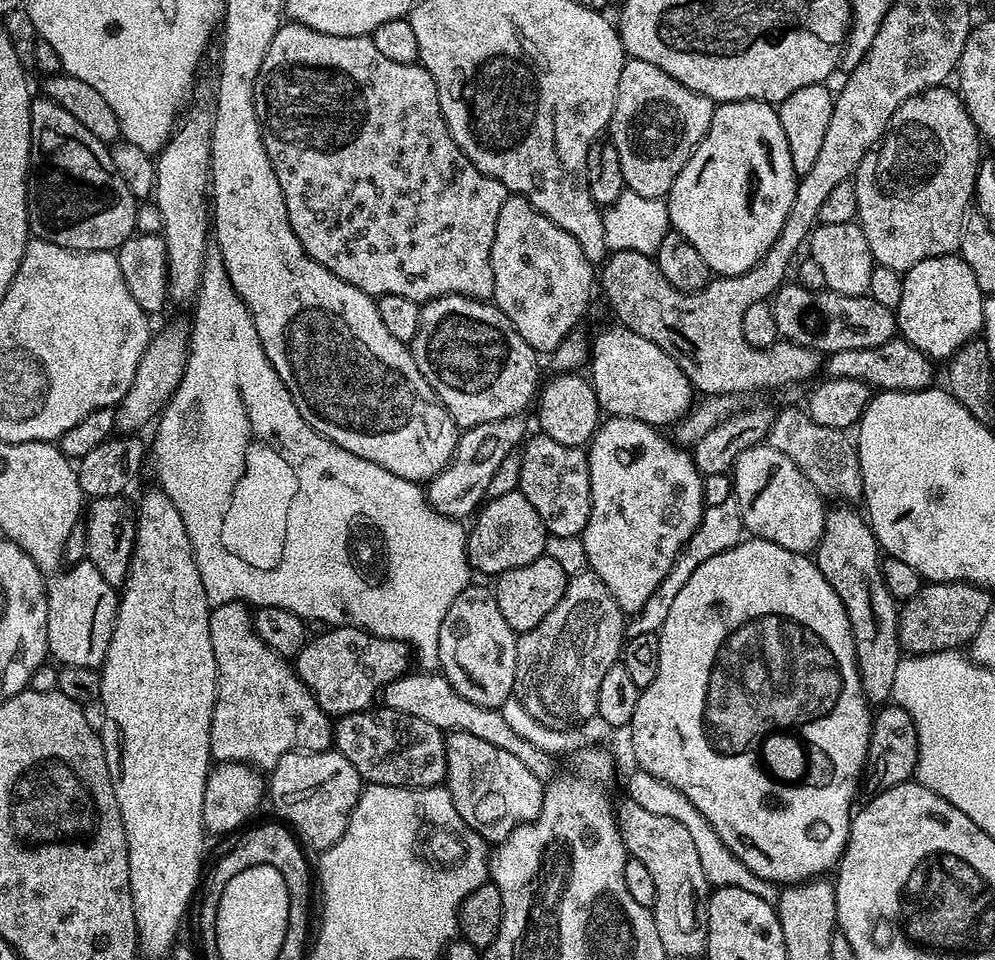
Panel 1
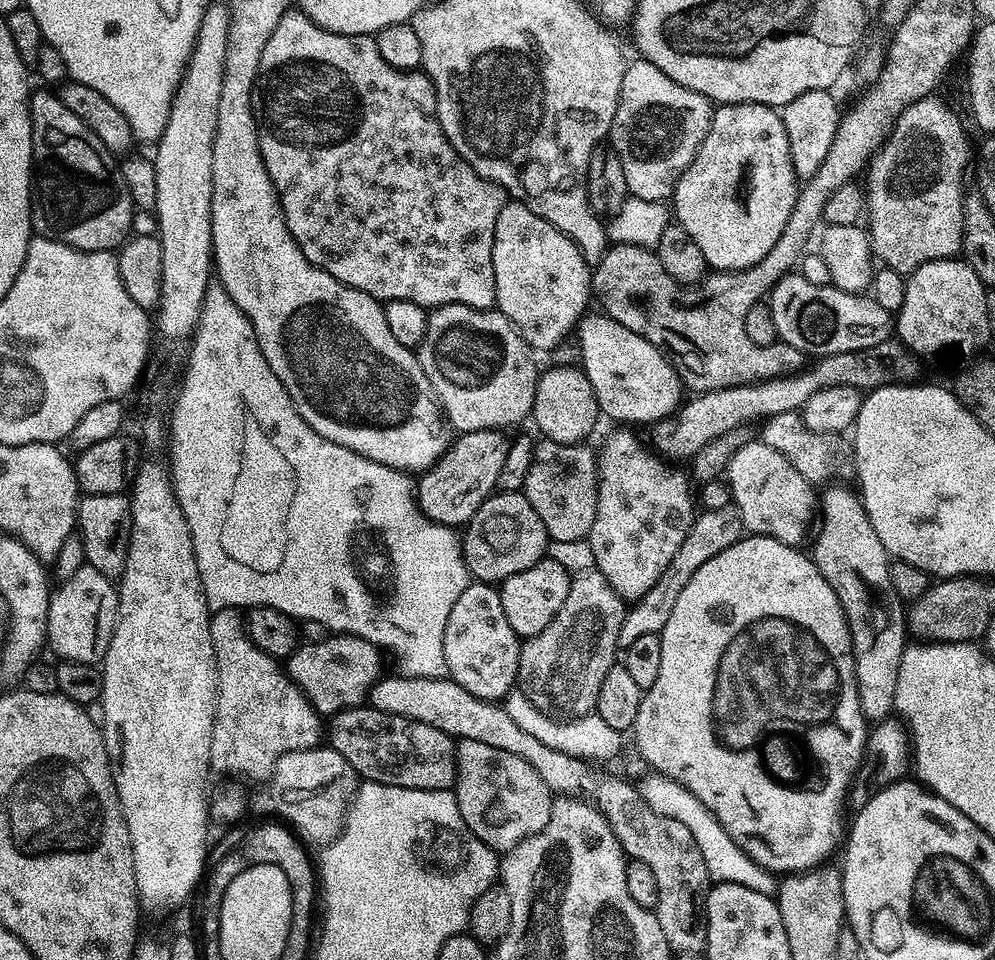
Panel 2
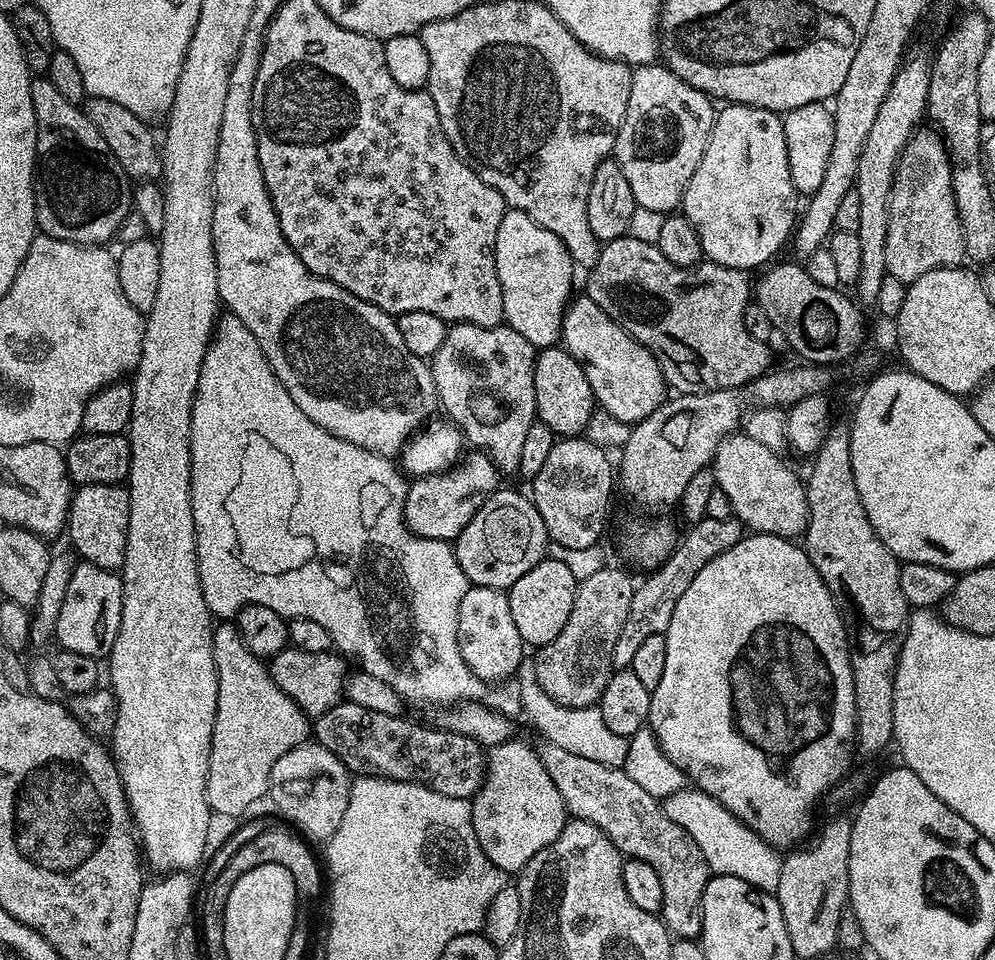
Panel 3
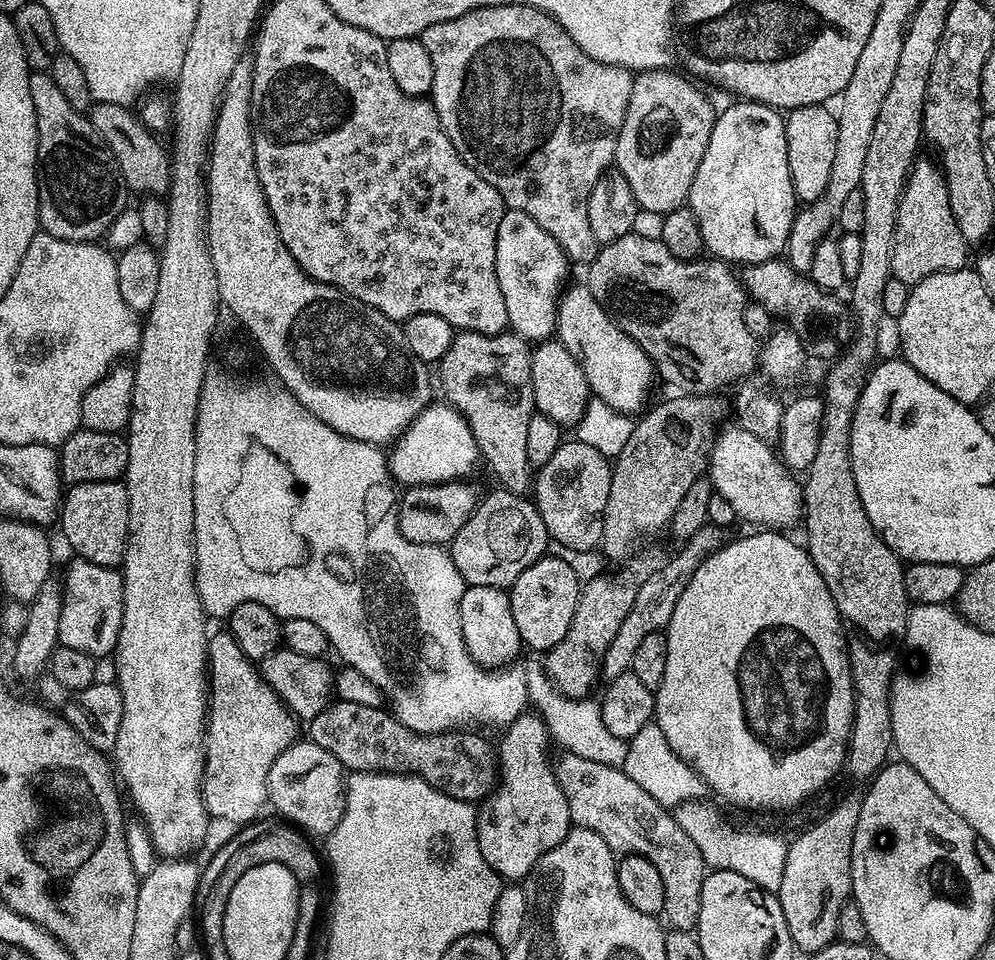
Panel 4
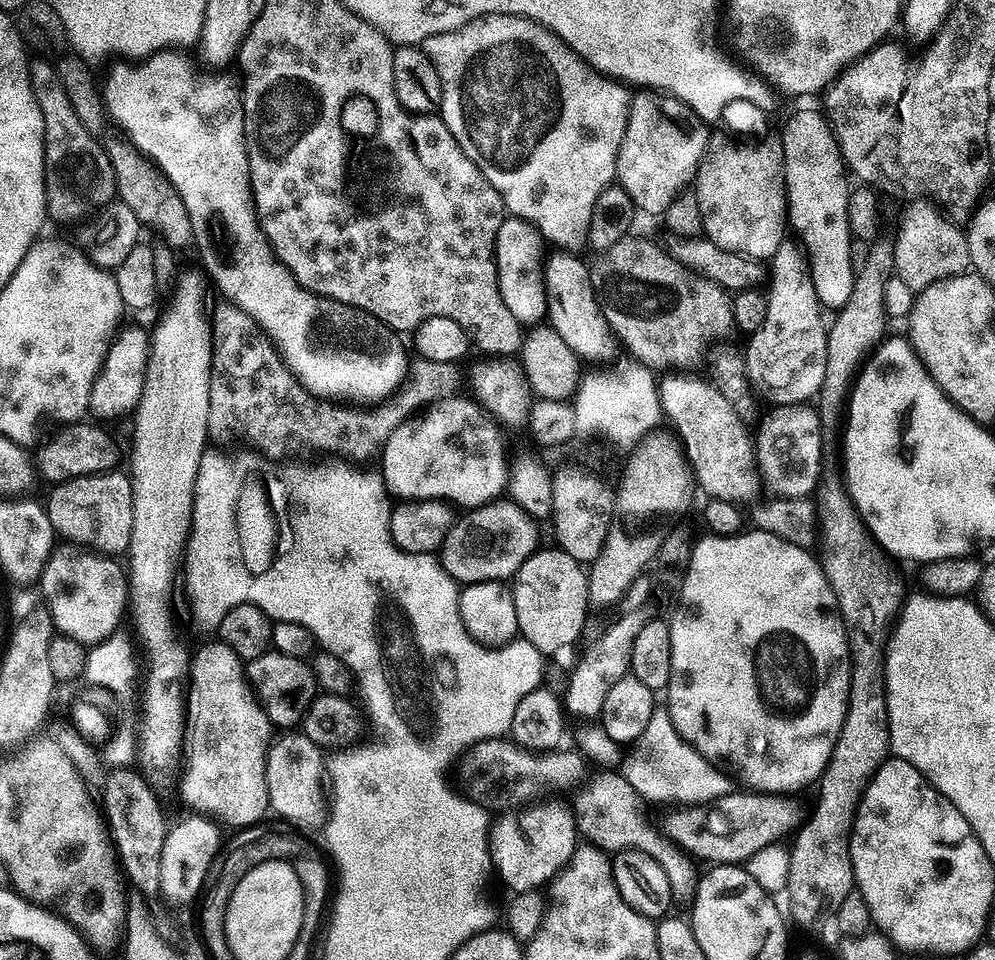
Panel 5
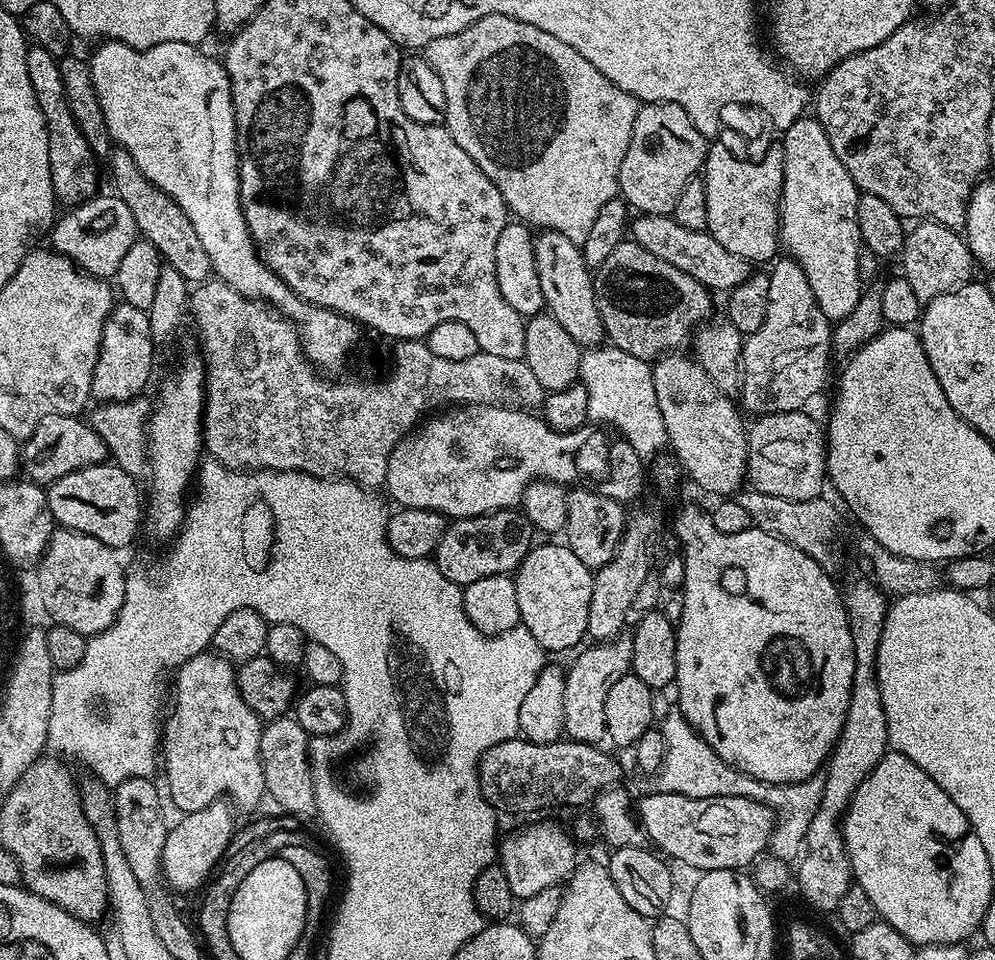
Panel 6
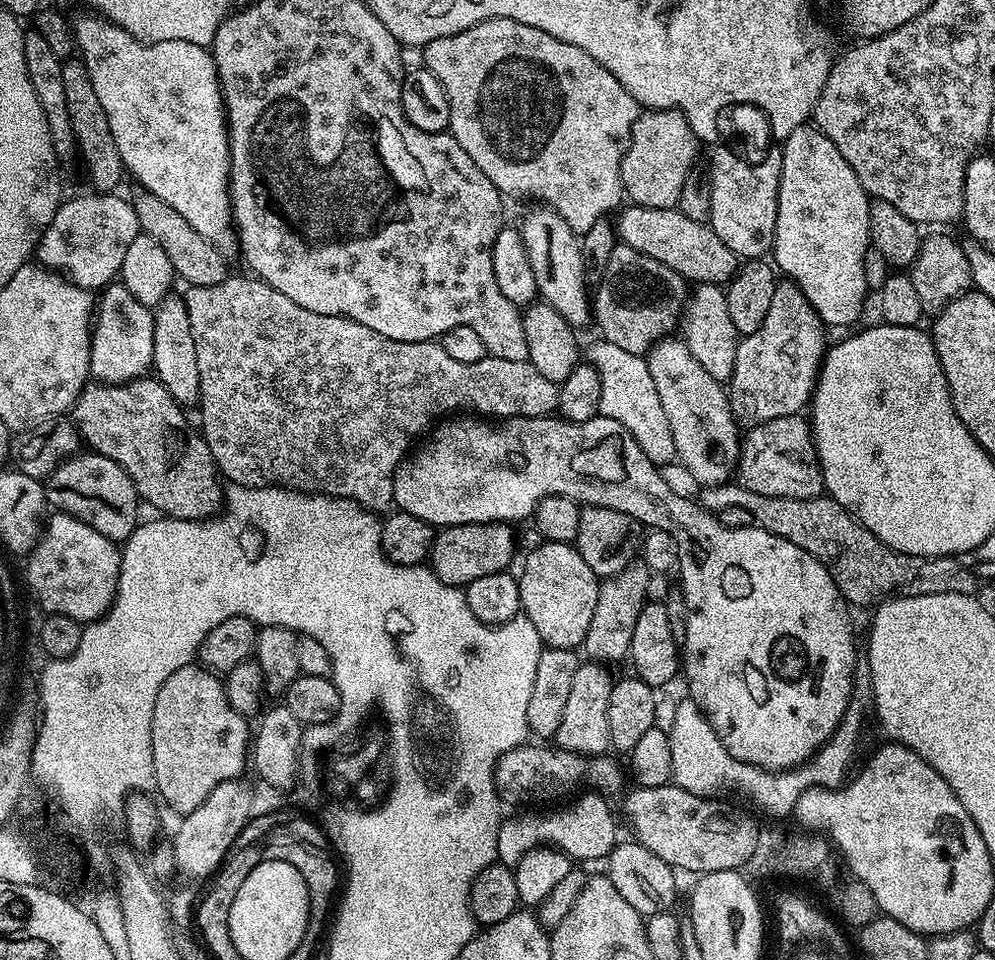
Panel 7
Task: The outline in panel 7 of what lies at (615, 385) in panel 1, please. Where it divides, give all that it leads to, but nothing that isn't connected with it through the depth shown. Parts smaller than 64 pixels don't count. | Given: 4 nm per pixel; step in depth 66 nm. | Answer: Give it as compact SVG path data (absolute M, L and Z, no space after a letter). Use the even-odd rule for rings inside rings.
M536 206L533 212L526 213L518 227L526 246L526 255L530 258L530 266L534 269L539 299L554 306L554 310L558 310L558 314L562 314L562 318L566 318L573 329L580 330L587 320L589 323L593 319L594 308L590 303L590 285L584 273L577 233L572 232L564 219L547 206Z

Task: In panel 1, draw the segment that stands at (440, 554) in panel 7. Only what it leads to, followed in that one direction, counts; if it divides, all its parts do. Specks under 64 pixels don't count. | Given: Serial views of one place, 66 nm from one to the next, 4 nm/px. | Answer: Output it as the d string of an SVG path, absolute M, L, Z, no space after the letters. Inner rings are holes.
M520 491L491 497L475 513L467 533L468 562L473 569L485 572L489 578L502 575L506 570L514 570L518 566L526 566L539 556L545 555L544 543L550 537L544 527L542 518Z

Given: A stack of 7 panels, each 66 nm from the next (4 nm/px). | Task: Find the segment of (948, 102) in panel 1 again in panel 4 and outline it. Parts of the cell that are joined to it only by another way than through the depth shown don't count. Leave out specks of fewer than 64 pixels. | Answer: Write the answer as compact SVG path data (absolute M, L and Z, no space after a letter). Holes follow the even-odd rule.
M913 167L898 206L898 222L892 243L892 275L914 285L930 278L930 274L953 272L969 263L970 246L958 230L958 222L950 210L950 194L939 167Z

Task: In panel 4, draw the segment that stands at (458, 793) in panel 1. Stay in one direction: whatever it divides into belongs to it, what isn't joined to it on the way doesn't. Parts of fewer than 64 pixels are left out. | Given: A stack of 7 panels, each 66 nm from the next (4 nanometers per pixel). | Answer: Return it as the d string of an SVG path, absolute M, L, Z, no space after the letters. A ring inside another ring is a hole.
M526 710L514 723L507 725L503 732L504 741L498 744L498 785L492 795L479 805L476 833L482 858L486 858L486 862L490 862L490 866L505 881L520 882L523 876L524 879L531 877L536 863L550 850L554 850L554 846L563 842L573 822L566 794L562 794L562 786L556 780L553 761L548 761L550 735L543 717L535 711Z

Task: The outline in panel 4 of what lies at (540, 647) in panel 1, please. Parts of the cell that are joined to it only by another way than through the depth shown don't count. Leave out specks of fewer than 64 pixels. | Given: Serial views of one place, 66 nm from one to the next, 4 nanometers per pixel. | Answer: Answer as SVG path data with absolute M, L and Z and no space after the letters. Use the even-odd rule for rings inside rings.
M645 545L627 559L626 564L629 566L618 580L607 580L604 576L596 576L589 584L587 581L581 587L580 601L574 610L574 622L570 622L566 638L562 638L558 646L548 649L547 652L552 656L553 667L548 674L557 671L553 680L570 699L583 700L589 695L588 691L595 684L596 678L599 679L606 650L610 642L614 642L614 634L618 634L623 619L634 606L642 582L656 574L658 570L662 570L668 563L669 551L660 546L650 545Z

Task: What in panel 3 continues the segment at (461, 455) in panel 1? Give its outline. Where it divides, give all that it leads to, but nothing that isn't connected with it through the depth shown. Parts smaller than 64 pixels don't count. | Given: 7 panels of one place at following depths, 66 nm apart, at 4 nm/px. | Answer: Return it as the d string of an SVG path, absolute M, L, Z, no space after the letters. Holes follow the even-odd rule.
M469 451L462 462L453 464L445 472L434 472L409 483L404 503L404 522L416 536L455 541L456 536L462 534L466 522L470 522L470 518L474 518L474 514L486 502L486 498L497 491L501 483L499 480L502 480L501 473L497 472L494 462L485 452Z

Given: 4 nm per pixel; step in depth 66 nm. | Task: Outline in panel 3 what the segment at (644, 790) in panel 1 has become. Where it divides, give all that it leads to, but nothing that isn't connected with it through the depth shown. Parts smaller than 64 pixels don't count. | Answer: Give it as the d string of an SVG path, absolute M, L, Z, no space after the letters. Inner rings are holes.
M685 786L663 797L662 807L670 822L682 826L682 830L698 842L698 850L702 850L702 858L706 858L709 873L742 878L742 882L750 882L750 886L763 892L775 893L778 874L782 874L781 853L746 827L738 817L730 814L730 810L726 810L726 806L722 806L713 796L694 786Z

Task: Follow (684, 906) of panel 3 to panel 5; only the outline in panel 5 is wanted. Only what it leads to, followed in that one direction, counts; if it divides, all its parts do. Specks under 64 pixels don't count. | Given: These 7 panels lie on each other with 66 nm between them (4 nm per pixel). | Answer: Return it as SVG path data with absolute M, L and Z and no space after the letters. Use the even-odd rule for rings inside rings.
M600 770L597 776L589 775L575 793L577 796L574 815L577 833L587 843L595 844L597 848L609 854L622 850L642 850L650 854L650 858L654 858L654 862L662 866L666 879L670 882L673 905L691 905L696 898L696 888L700 885L701 873L696 872L697 861L675 841L669 839L659 827L656 829L652 825L652 820L648 817L649 805L636 793L634 786L626 782L624 775L614 771Z

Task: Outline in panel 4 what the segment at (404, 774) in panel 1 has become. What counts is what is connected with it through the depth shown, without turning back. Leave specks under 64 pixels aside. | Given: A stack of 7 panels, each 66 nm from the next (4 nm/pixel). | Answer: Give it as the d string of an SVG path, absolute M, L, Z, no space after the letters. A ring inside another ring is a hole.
M333 699L312 720L307 721L307 739L322 746L349 773L417 774L432 788L455 800L483 802L498 784L498 752L476 730L453 730L422 735L407 728L383 707Z

